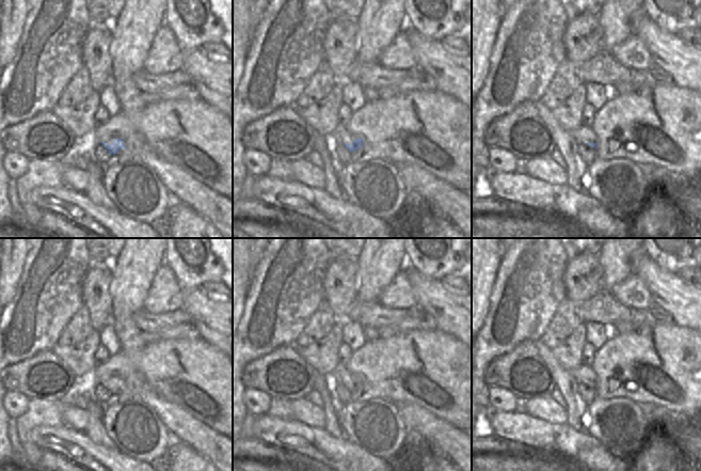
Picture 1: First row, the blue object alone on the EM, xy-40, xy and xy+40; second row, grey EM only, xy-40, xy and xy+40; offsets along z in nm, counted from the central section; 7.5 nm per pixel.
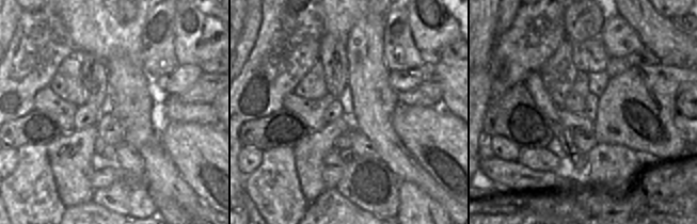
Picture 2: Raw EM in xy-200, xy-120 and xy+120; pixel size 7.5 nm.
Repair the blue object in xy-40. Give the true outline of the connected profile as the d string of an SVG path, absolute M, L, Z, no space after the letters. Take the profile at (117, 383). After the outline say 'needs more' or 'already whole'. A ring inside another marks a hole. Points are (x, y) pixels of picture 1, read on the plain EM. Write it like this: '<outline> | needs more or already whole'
M114 377L113 381L108 384L106 380L97 382L94 388L94 395L101 404L107 404L111 395L117 393L121 389L125 389L124 380L118 377Z | needs more

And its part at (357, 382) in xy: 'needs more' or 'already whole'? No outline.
needs more

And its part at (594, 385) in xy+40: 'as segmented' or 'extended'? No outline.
extended

